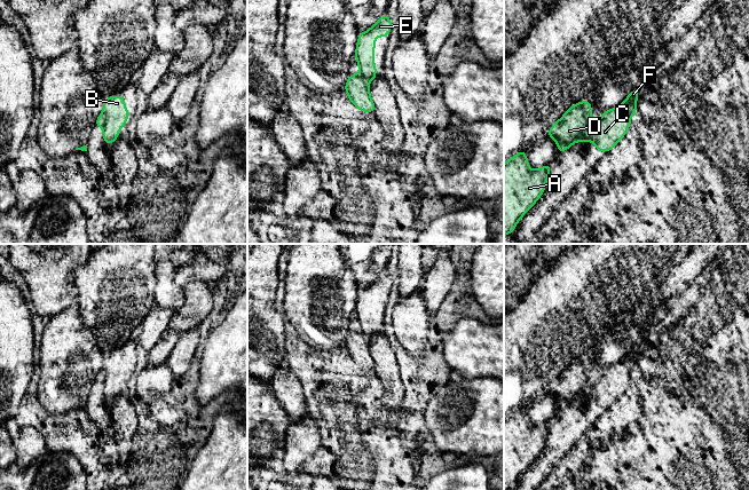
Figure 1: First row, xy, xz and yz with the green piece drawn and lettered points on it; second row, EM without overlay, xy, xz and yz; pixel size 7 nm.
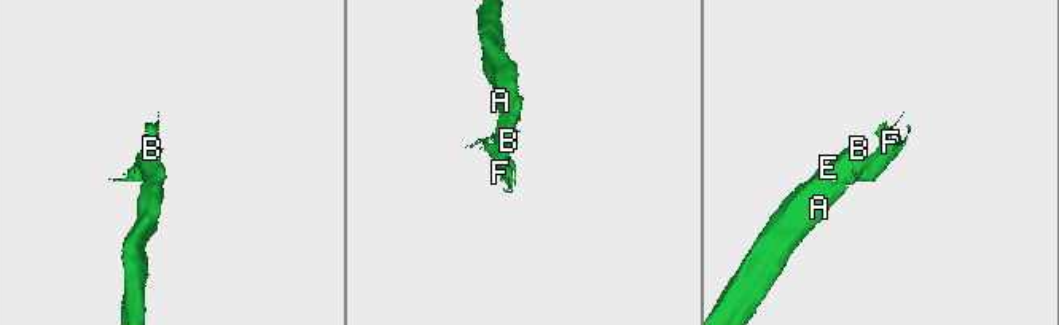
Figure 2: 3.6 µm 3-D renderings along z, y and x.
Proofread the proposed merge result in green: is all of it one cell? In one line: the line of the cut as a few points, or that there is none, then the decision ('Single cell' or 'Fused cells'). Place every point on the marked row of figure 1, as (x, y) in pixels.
Split along yz (591, 112), (586, 116), (590, 137). Fused cells

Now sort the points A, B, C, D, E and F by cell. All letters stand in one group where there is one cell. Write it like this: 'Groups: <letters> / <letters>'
Groups: A B D E / C F

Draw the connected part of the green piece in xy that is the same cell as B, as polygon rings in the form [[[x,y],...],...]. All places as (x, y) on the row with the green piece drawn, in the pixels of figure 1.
[[[110,96],[103,101],[103,112],[105,116],[104,141],[107,144],[118,139],[118,132],[126,126],[125,121],[129,118],[129,111],[125,108],[124,96]]]

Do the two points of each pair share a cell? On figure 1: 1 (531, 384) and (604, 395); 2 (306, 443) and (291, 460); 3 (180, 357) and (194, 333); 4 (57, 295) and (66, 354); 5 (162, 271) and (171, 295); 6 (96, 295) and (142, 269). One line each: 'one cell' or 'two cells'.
1: two cells
2: one cell
3: one cell
4: two cells
5: one cell
6: one cell

